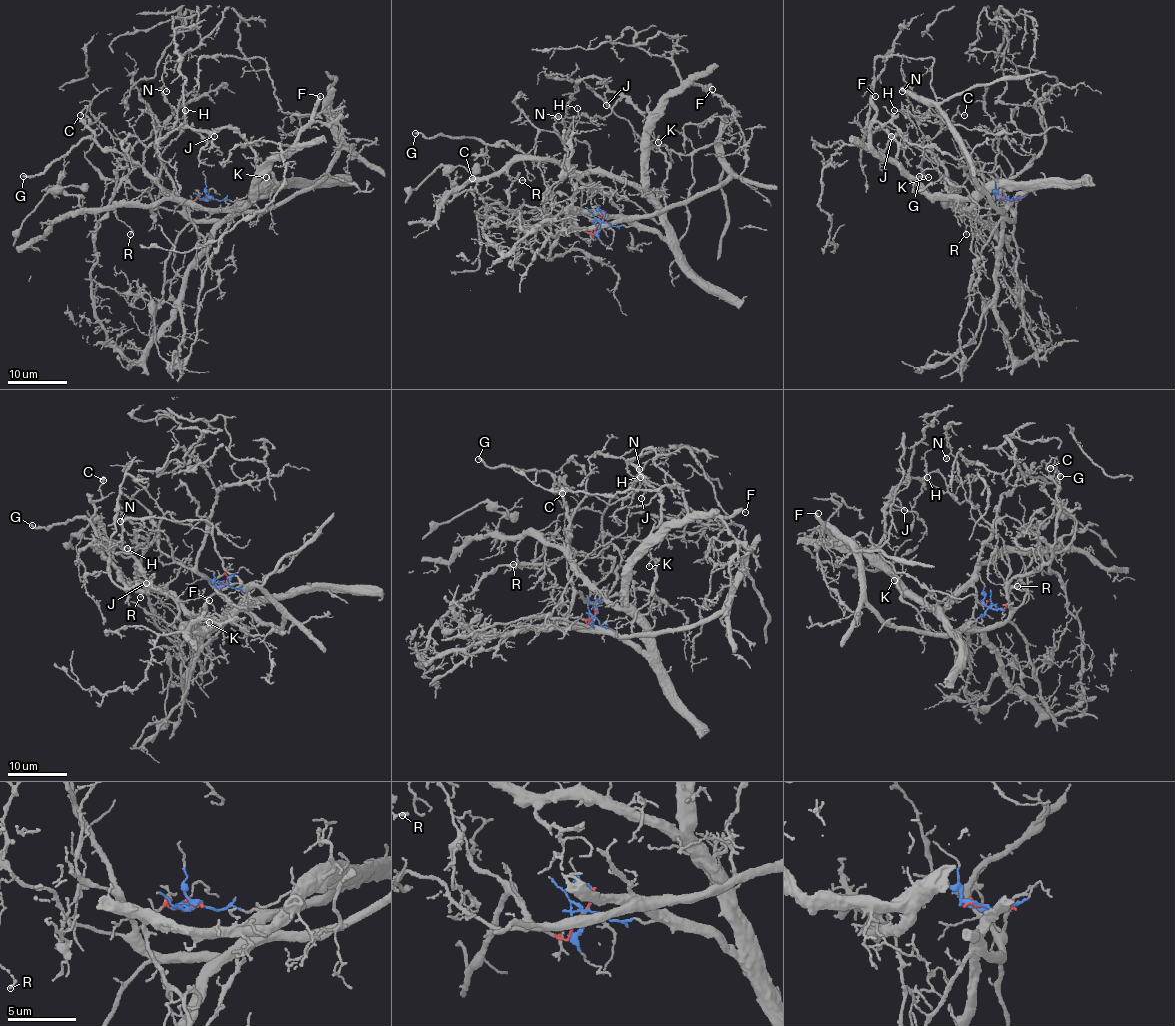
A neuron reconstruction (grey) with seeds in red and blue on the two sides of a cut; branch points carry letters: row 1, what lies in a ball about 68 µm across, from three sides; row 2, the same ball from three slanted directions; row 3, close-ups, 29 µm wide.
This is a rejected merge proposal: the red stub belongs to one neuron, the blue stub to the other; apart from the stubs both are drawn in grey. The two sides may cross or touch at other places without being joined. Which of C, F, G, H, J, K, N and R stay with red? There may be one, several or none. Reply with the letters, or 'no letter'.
K, N

